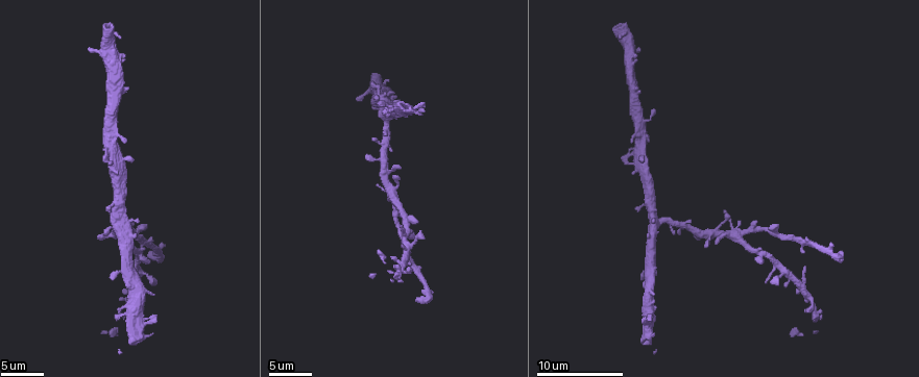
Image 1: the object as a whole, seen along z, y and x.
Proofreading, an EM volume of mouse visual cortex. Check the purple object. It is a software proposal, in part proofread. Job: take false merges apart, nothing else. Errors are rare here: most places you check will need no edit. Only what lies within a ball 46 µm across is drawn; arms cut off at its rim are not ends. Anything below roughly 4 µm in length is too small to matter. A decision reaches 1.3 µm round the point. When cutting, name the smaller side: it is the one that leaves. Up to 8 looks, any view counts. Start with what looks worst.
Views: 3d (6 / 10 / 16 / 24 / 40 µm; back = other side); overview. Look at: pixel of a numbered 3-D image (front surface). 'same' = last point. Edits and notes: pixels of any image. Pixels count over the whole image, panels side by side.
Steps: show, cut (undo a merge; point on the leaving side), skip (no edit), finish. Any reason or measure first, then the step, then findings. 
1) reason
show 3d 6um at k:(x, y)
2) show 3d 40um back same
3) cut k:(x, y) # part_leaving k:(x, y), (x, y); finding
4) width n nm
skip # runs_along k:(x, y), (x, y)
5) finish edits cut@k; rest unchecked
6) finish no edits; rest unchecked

show 3d 10um at 1:(114, 219)

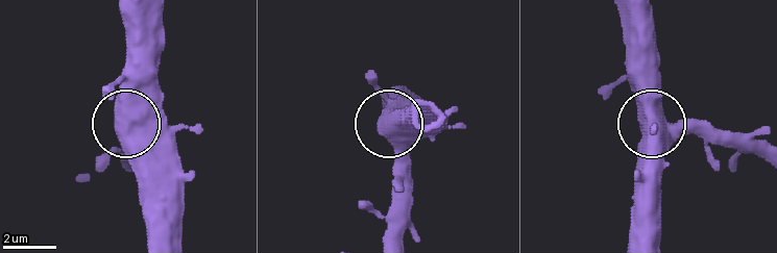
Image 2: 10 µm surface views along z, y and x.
side_arm 16 um
skip # all the same cell

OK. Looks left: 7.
arms part here
show 3d 6um at 1:(740, 236)

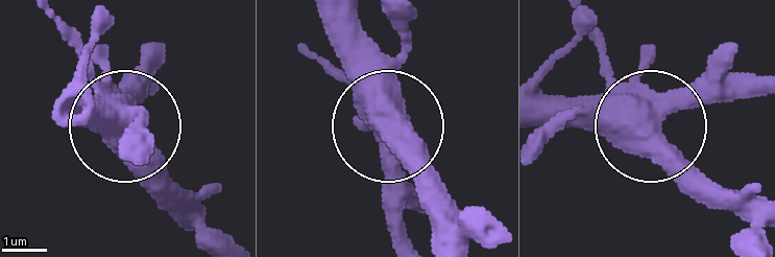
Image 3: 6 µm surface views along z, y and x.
arms 3
skip # all the same cell

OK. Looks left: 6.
thick turns thin
show 3d 6um at 1:(640, 110)

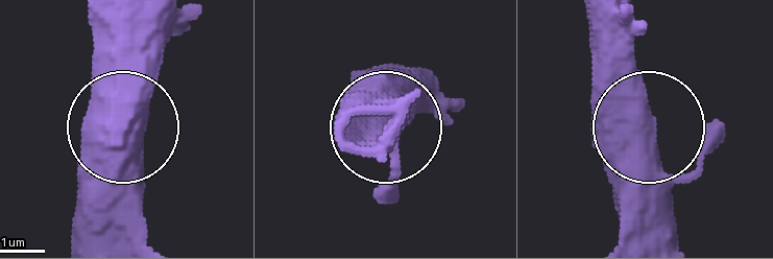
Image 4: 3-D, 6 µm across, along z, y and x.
show 3d 6um back at 4:(645, 125)

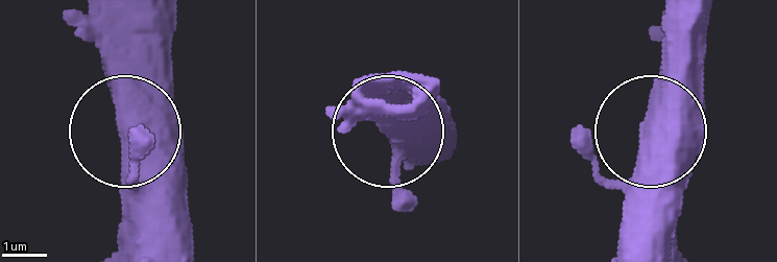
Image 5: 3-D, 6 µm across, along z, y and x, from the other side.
width 910 nm
skip # runs_along 5:(134, 244), (122, 20); one cell here

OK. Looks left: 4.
calibre changes
show 3d 6um at 1:(129, 291)

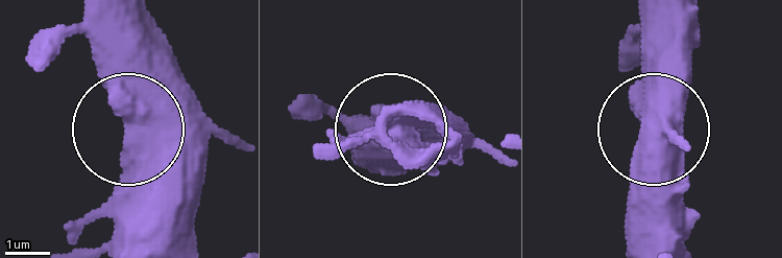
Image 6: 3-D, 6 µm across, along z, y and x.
width 880 nm
skip # continuous, no second cell

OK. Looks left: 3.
finish no edits; rest unchecked

